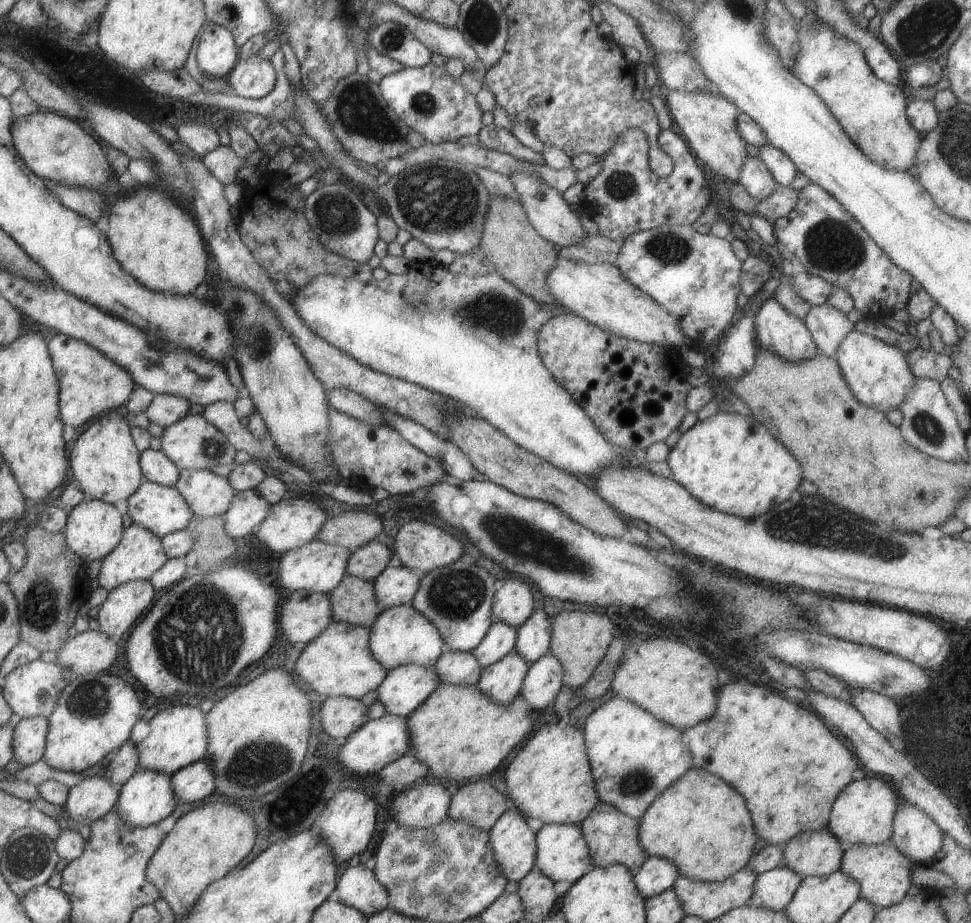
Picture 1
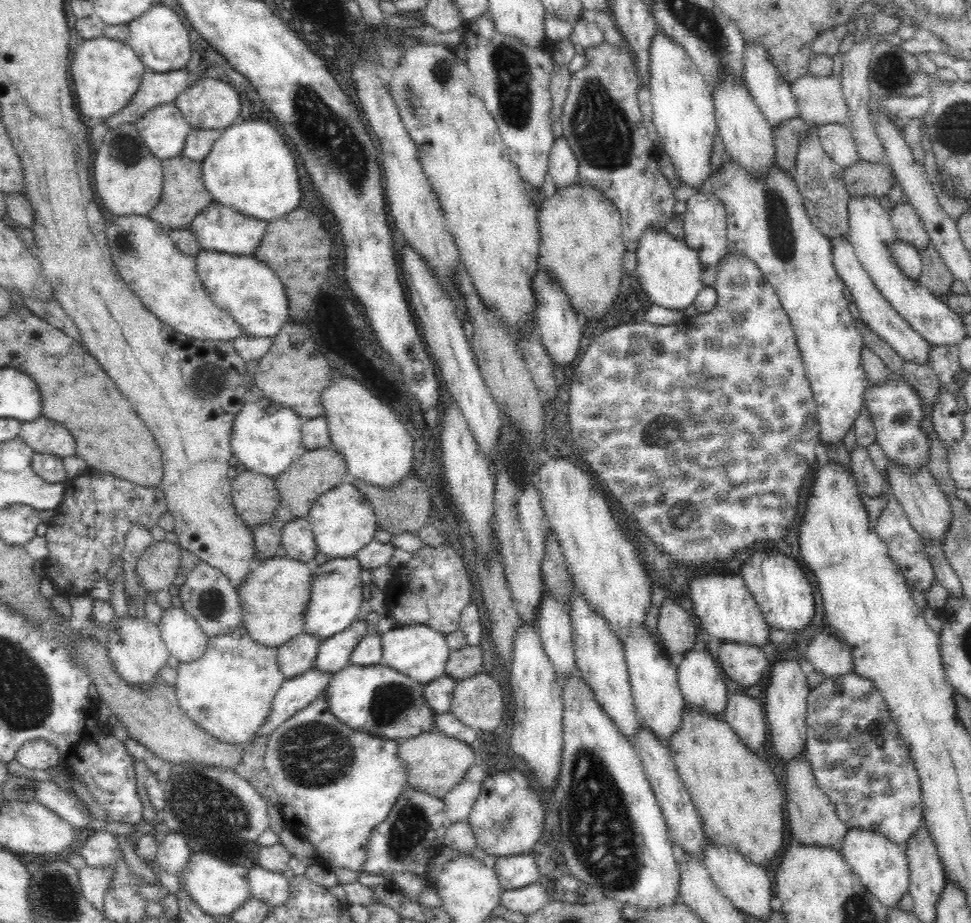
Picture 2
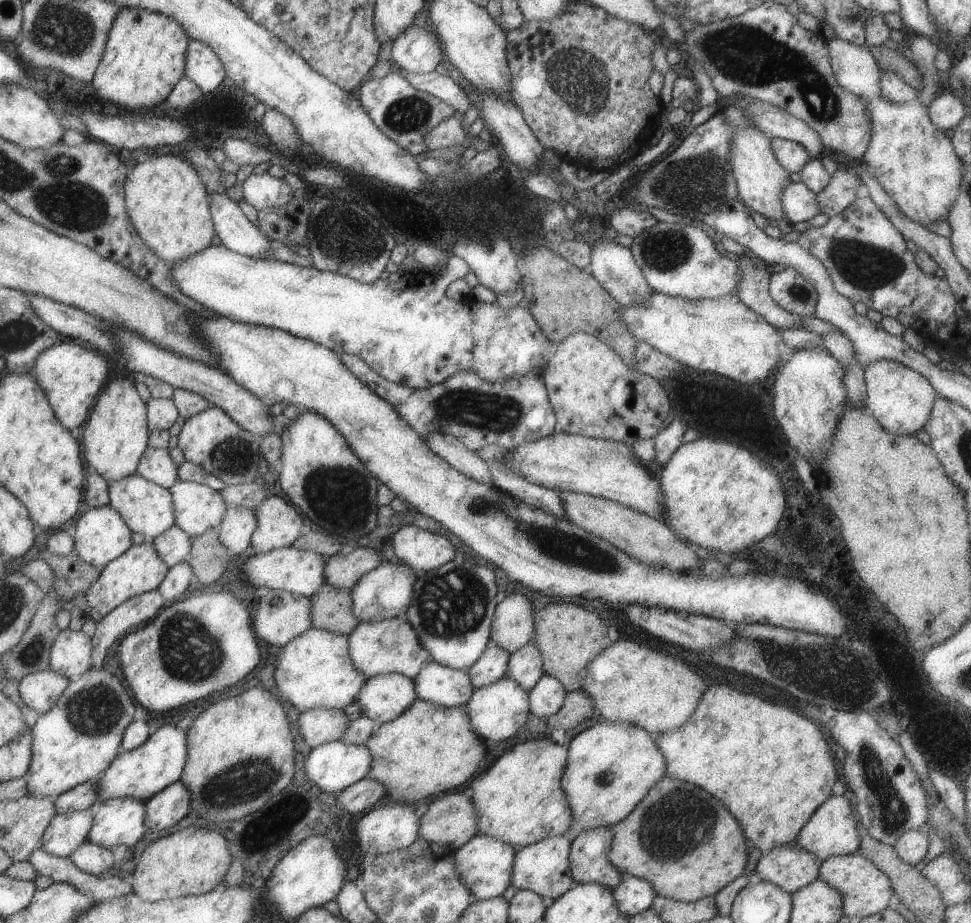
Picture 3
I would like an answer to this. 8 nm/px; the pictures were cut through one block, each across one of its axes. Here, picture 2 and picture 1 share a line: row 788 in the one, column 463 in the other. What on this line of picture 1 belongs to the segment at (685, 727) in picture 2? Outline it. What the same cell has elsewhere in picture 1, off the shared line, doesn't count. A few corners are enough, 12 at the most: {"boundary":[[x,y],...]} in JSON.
{"boundary":[[439,683],[407,717],[428,778],[486,778],[531,730],[521,694]]}

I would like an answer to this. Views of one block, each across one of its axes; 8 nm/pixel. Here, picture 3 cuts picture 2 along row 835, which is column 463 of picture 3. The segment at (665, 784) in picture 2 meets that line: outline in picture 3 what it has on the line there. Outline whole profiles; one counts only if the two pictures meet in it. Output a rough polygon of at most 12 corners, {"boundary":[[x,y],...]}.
{"boundary":[[433,660],[412,679],[416,699],[465,706],[474,689],[465,670]]}

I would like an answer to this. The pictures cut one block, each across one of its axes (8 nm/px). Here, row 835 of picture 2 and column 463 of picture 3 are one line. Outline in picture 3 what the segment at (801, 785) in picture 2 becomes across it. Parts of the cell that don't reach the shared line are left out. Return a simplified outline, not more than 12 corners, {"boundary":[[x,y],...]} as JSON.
{"boundary":[[449,792],[419,817],[418,838],[455,851],[477,833],[468,793]]}

